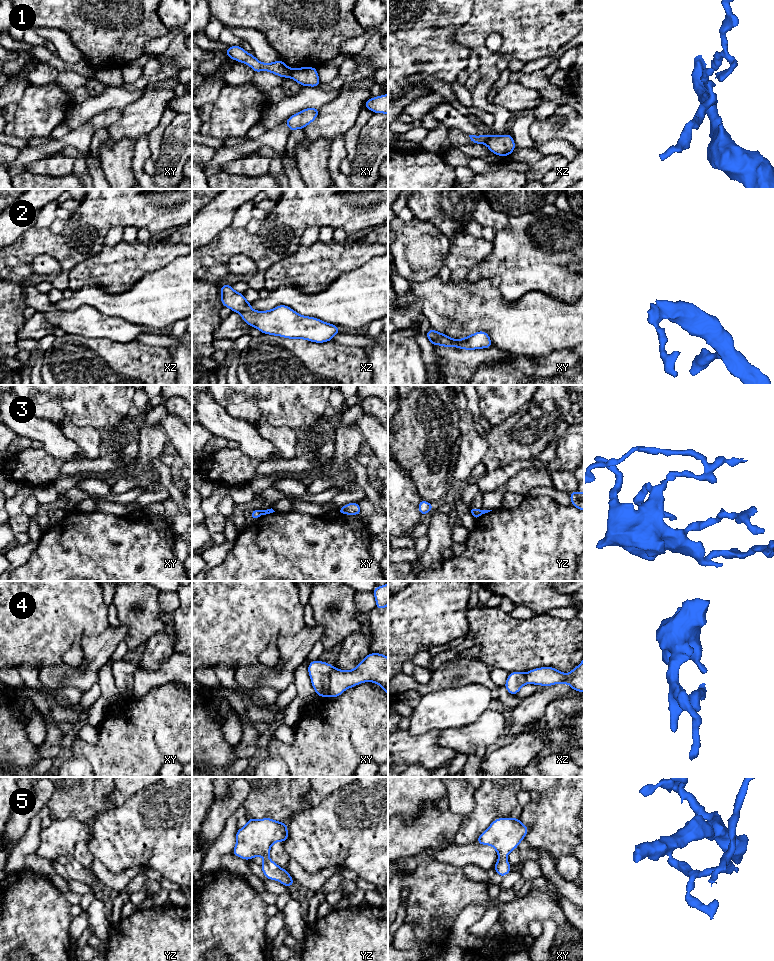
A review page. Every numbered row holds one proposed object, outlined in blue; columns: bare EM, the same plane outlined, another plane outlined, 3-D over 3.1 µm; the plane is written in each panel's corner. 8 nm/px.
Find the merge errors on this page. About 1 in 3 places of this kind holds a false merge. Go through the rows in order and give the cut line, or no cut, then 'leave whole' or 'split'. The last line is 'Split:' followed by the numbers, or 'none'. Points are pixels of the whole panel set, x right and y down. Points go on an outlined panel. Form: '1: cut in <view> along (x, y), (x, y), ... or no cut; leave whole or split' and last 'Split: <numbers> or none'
1: cut in xy along (293, 69), (289, 76); split
2: no cut; leave whole
3: cut in xy along (260, 510), (261, 514); split
4: cut in xy along (334, 667), (330, 675), (328, 695); split
5: no cut; leave whole
Split: 1, 3, 4

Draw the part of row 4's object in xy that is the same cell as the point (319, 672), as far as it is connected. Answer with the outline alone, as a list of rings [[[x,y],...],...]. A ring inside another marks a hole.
[[[314,660],[308,664],[311,684],[319,697],[329,696],[330,675],[334,668],[333,665],[319,660]]]

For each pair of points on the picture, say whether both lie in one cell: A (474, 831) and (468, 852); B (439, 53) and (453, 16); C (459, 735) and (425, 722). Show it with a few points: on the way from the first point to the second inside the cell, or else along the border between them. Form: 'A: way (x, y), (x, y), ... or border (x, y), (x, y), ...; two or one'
A: border (456, 841), (460, 844), (475, 842); two
B: way (439, 44), (439, 33), (445, 25); one
C: border (467, 725), (442, 729), (439, 732); two

